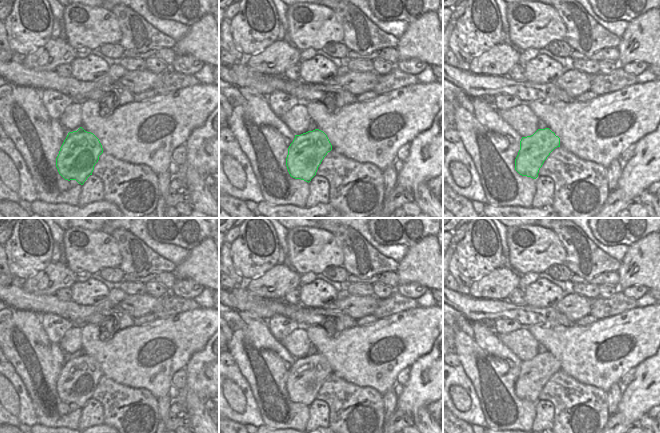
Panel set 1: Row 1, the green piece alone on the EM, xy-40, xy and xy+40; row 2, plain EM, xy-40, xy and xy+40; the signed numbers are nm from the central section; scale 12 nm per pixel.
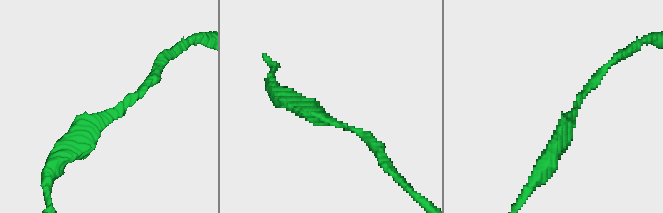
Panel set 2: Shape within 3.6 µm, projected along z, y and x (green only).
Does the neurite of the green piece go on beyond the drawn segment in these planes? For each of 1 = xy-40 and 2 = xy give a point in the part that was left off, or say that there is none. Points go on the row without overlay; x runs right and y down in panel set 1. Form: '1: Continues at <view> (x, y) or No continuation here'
1: No continuation here
2: No continuation here

